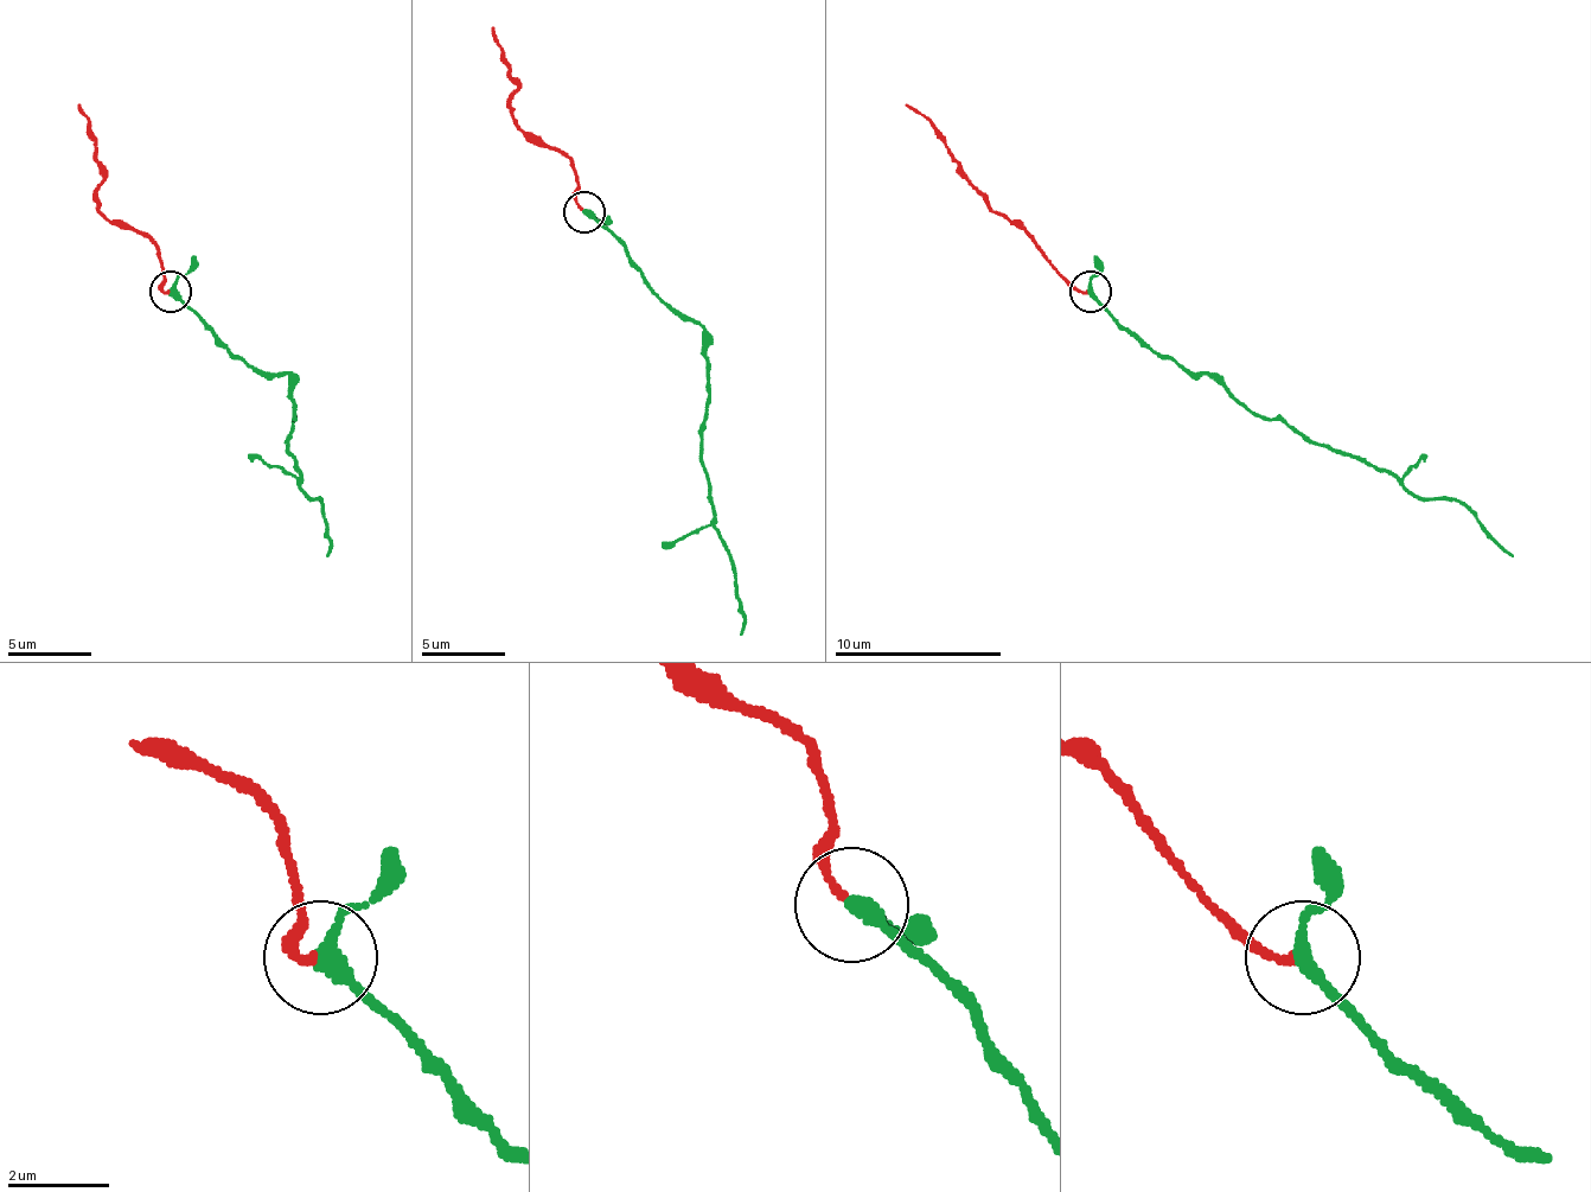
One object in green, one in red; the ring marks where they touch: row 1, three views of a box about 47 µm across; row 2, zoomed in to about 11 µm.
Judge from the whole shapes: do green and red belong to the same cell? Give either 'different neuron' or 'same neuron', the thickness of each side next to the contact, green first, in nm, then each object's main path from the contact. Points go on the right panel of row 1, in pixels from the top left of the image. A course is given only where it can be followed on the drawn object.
different neuron; 280 nm thick on the green side, 160 nm on the other; green runs (1090, 291), (1126, 332), (1253, 413), (1392, 471), (1417, 496), (1458, 501), (1513, 555); red runs (1090, 291), (1077, 291), (1043, 248), (963, 177), (943, 135), (905, 106)

